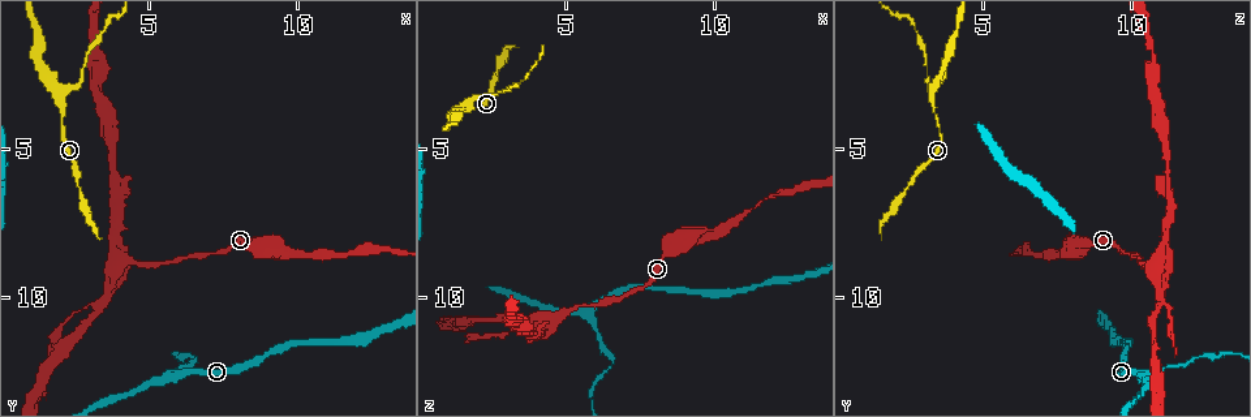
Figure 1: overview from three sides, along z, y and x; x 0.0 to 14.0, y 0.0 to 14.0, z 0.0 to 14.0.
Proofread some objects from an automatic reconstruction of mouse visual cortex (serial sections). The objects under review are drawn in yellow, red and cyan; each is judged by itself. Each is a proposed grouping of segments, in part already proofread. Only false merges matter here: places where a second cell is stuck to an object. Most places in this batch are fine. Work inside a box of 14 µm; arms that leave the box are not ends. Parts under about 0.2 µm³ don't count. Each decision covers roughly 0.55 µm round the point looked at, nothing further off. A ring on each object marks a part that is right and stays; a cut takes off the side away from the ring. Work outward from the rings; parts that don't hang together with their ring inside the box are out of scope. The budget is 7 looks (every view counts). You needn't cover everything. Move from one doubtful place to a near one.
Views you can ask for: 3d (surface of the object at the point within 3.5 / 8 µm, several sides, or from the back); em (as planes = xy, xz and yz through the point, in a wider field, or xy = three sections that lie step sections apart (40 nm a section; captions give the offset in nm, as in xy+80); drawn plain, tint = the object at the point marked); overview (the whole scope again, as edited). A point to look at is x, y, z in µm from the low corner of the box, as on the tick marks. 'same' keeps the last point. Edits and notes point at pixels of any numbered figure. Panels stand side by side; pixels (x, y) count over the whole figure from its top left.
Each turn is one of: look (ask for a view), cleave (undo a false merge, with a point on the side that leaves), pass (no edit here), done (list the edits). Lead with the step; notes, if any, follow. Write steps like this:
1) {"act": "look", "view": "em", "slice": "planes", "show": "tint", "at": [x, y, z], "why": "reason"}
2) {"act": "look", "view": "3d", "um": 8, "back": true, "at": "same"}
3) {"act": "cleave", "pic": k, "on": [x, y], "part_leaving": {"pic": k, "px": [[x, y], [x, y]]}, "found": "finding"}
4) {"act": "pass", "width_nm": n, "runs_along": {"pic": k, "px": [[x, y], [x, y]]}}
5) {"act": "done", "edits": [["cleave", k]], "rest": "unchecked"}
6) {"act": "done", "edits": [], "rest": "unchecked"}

{"act": "look", "view": "3d", "um": 8, "back": true, "at": [2.8, 2.6, 3.1], "why": "calibre changes"}

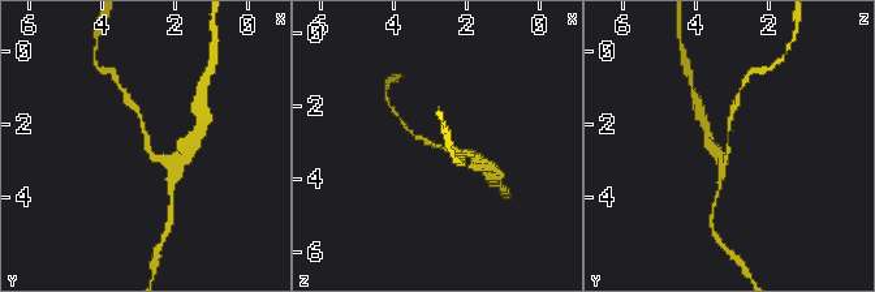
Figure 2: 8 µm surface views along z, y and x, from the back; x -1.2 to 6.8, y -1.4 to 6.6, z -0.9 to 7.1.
{"act": "look", "view": "em", "slice": "xy", "step": 5, "show": "tint", "at": [2.7, 2.7, 3.1], "arm_widths_nm": [100, 250], "why": "shape alone is not enough"}

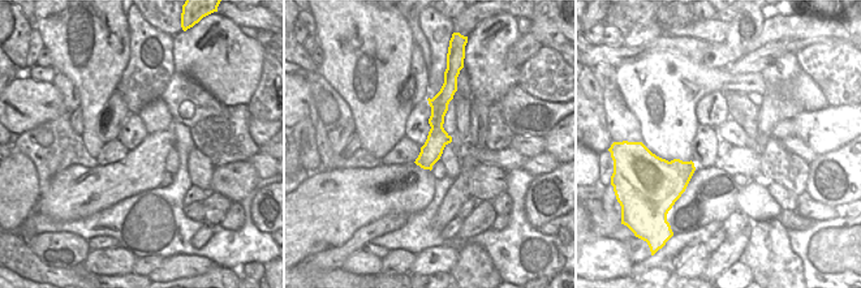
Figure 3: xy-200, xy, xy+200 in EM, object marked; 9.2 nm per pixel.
{"act": "pass", "runs_along": {"pic": 2, "px": [[171, 176], [149, 150], [137, 112]]}, "found": "one cell here"}

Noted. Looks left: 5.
{"act": "look", "view": "3d", "um": 8, "at": [4.3, 8.8, 10.8], "why": "three-way junction"}

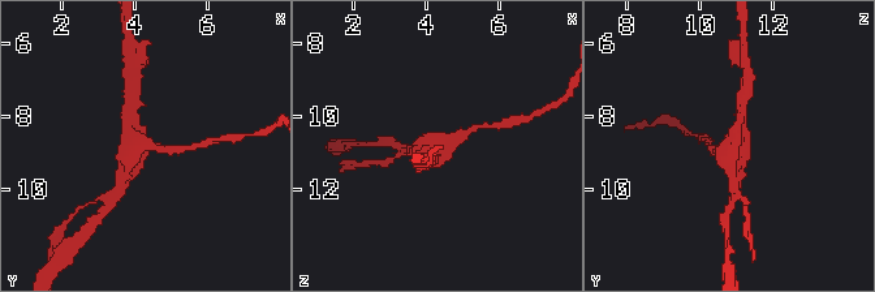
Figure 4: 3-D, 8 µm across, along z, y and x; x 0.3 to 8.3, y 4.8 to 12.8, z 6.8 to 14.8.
{"act": "look", "view": "3d", "um": 3.5, "at": [4.3, 8.8, 10.8]}

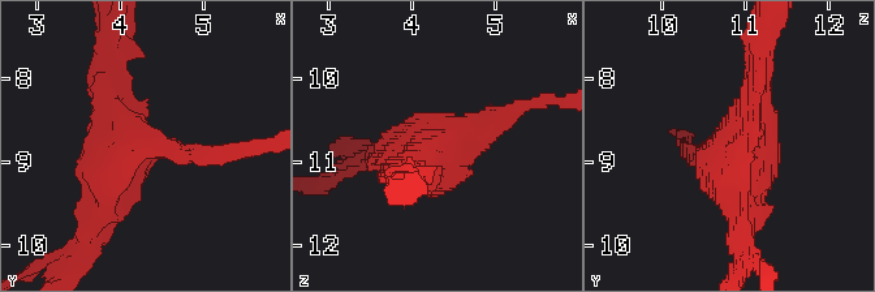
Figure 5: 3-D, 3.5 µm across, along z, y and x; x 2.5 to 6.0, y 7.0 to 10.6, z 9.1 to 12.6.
{"act": "look", "view": "em", "slice": "xy", "step": 2, "show": "tint", "at": [4.25, 8.80, 10.80], "why": "now the EM"}

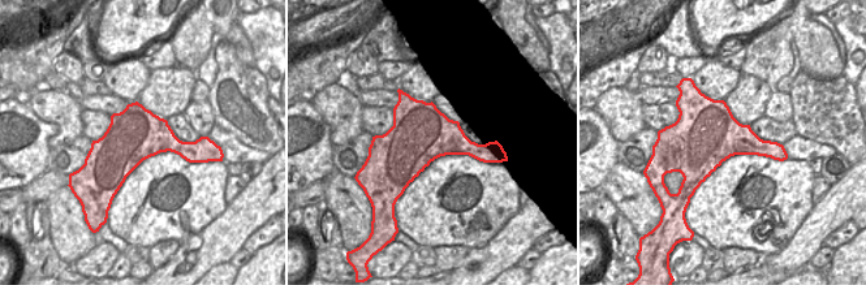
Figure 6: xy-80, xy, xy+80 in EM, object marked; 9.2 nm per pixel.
{"act": "pass", "width_nm": 550, "runs_along": {"pic": 5, "px": [[218, 154], [141, 142], [110, 110], [113, 74]]}, "found": "continuous, no second cell"}

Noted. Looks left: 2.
{"act": "look", "view": "3d", "um": 3.5, "at": [9.9, 8.5, 7.8], "why": "thick turns thin"}

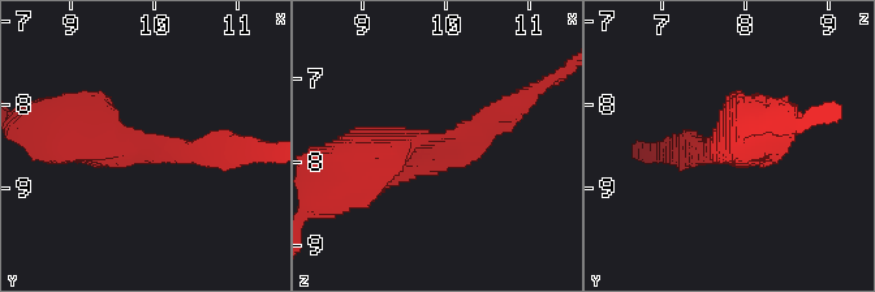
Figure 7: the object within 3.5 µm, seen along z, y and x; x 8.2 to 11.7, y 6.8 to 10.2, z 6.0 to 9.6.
{"act": "look", "view": "em", "slice": "xy", "step": 1, "show": "tint", "at": [10.00, 8.60, 7.75], "arm_widths_nm": [300, 450]}

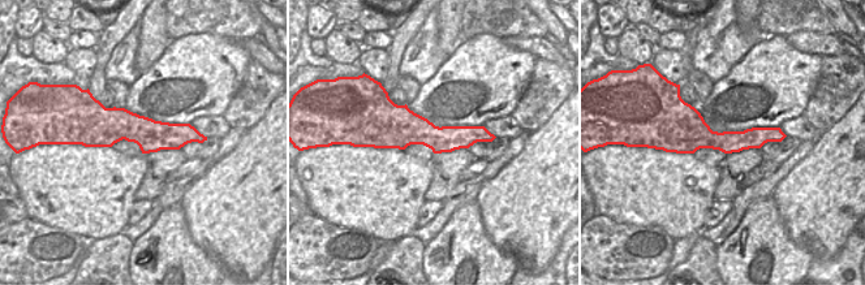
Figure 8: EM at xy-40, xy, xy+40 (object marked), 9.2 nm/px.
{"act": "pass", "runs_along": {"pic": 7, "px": [[362, 157], [393, 141], [455, 141], [518, 104]]}, "found": "all the same cell"}

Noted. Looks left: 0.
{"act": "done", "edits": [], "rest": "unchecked"}

